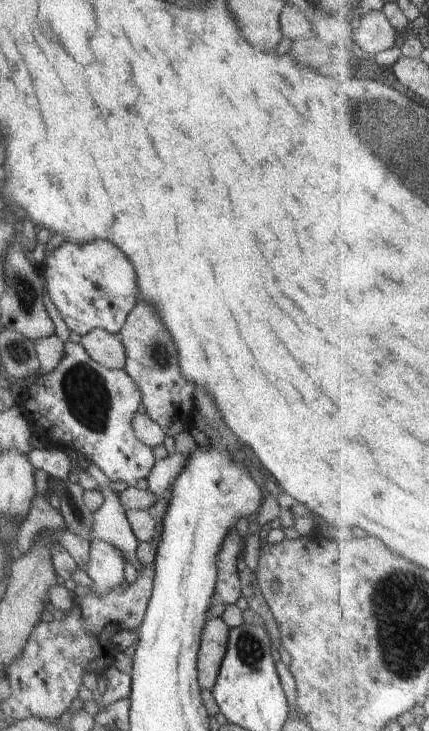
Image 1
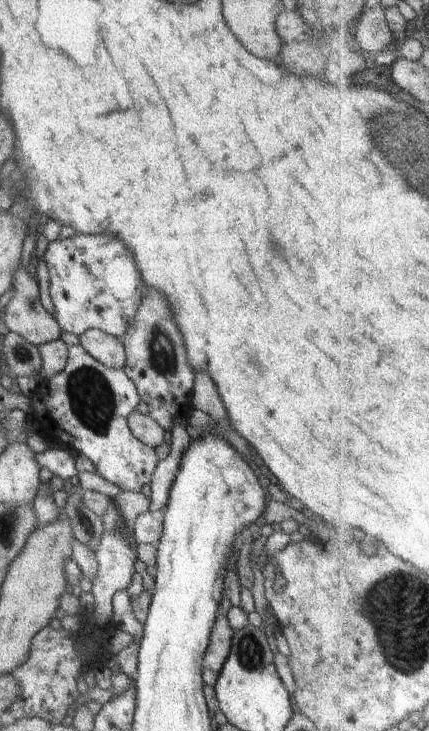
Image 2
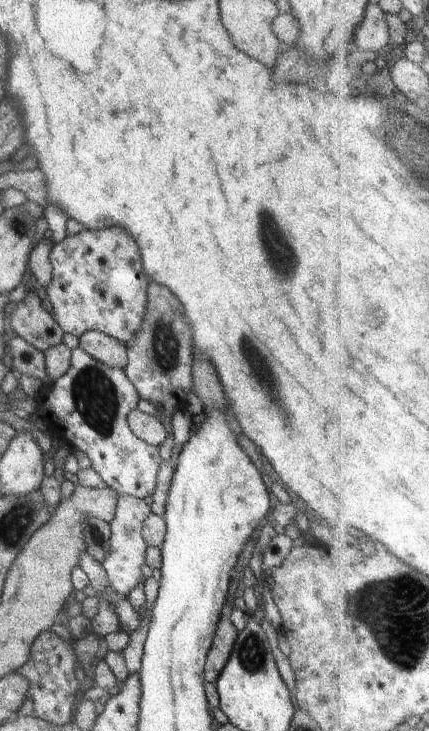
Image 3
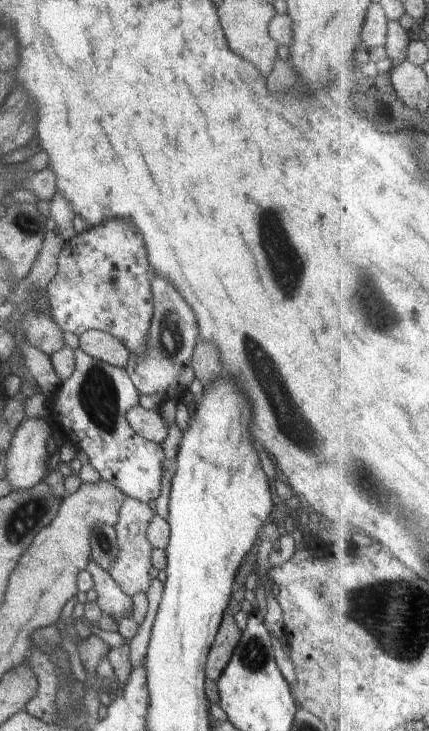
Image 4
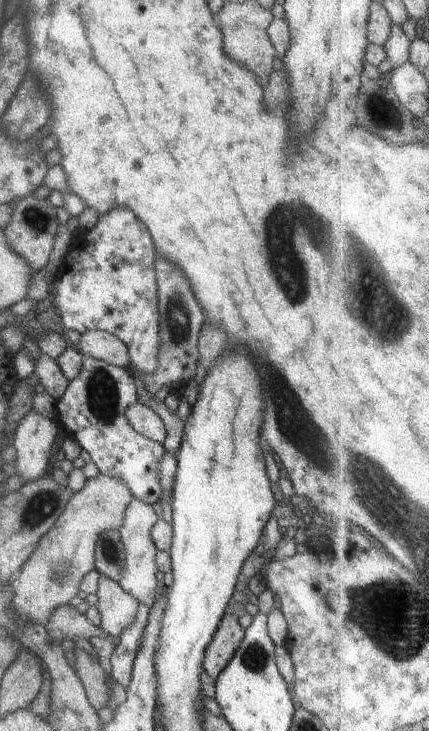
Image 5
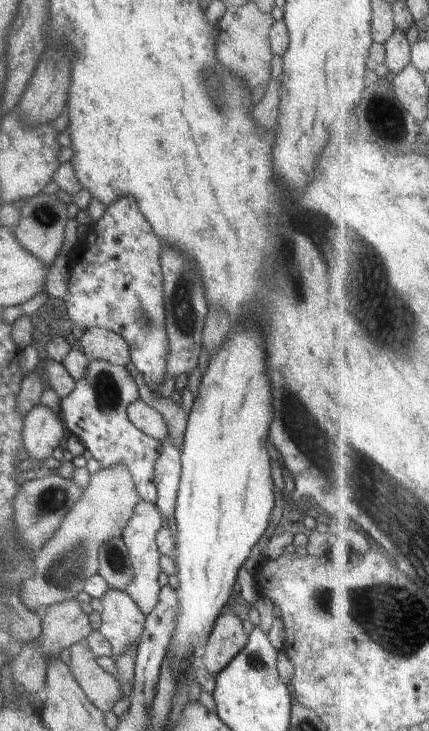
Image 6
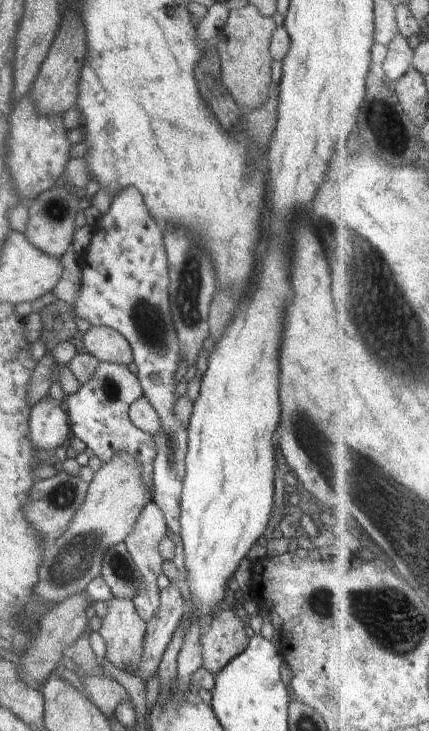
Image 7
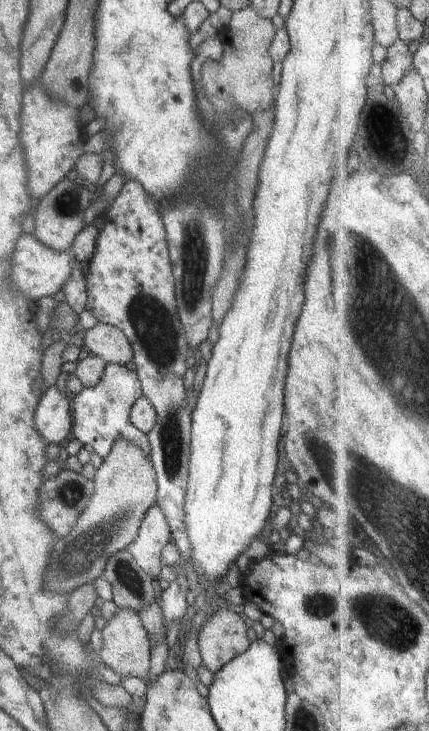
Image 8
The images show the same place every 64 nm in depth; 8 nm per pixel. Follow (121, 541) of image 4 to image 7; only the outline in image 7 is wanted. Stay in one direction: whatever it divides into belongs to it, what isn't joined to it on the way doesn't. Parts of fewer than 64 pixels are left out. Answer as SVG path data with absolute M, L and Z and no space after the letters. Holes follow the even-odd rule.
M150 501L142 509L140 516L134 525L134 530L126 537L124 542L130 556L142 573L144 588L135 596L133 605L137 608L140 618L142 618L145 623L154 618L154 615L157 613L158 607L160 606L160 591L158 590L158 585L156 585L156 580L163 574L161 566L164 560L159 551L159 544L169 533L170 530L167 527L160 507L154 501Z

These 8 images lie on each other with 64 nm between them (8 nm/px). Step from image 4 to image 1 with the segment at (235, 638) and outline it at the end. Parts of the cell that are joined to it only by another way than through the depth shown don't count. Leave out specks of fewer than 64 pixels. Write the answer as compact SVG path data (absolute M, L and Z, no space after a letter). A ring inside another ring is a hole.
M222 617L210 618L203 628L197 659L197 677L202 689L211 690L227 651L230 628Z

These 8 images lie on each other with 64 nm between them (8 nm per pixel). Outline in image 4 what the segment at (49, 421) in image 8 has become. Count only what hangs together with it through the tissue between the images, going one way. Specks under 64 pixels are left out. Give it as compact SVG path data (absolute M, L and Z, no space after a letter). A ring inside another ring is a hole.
M26 417L14 431L5 461L8 482L13 489L29 489L43 482L50 470L46 452L50 426L44 417Z

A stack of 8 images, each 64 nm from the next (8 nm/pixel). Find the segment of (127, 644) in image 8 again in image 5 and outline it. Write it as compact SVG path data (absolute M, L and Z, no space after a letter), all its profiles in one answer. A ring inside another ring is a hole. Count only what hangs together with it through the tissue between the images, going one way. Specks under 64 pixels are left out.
M100 573L97 591L97 608L101 616L100 628L108 637L118 641L122 630L136 622L139 602L128 594L116 581Z

